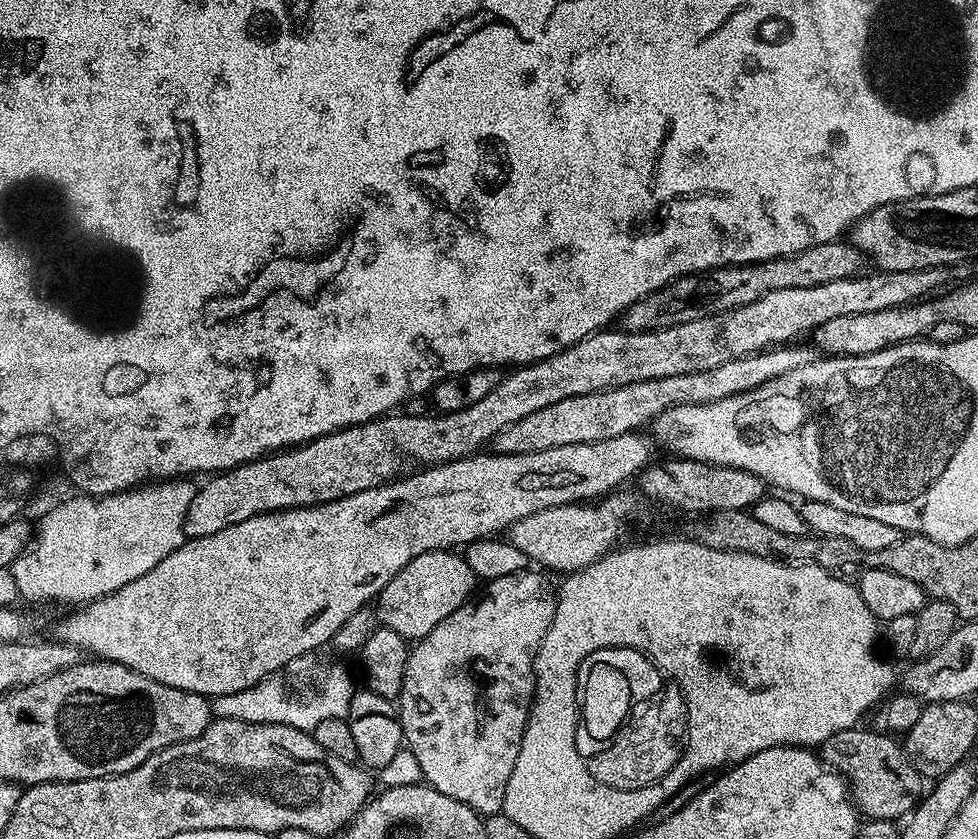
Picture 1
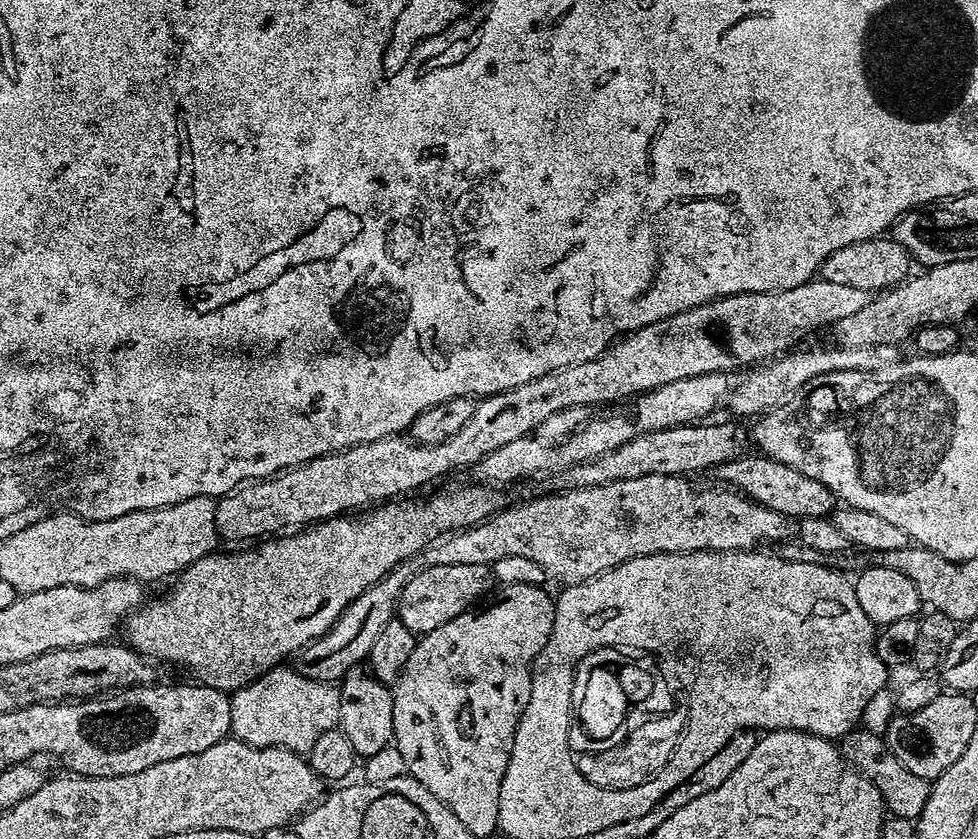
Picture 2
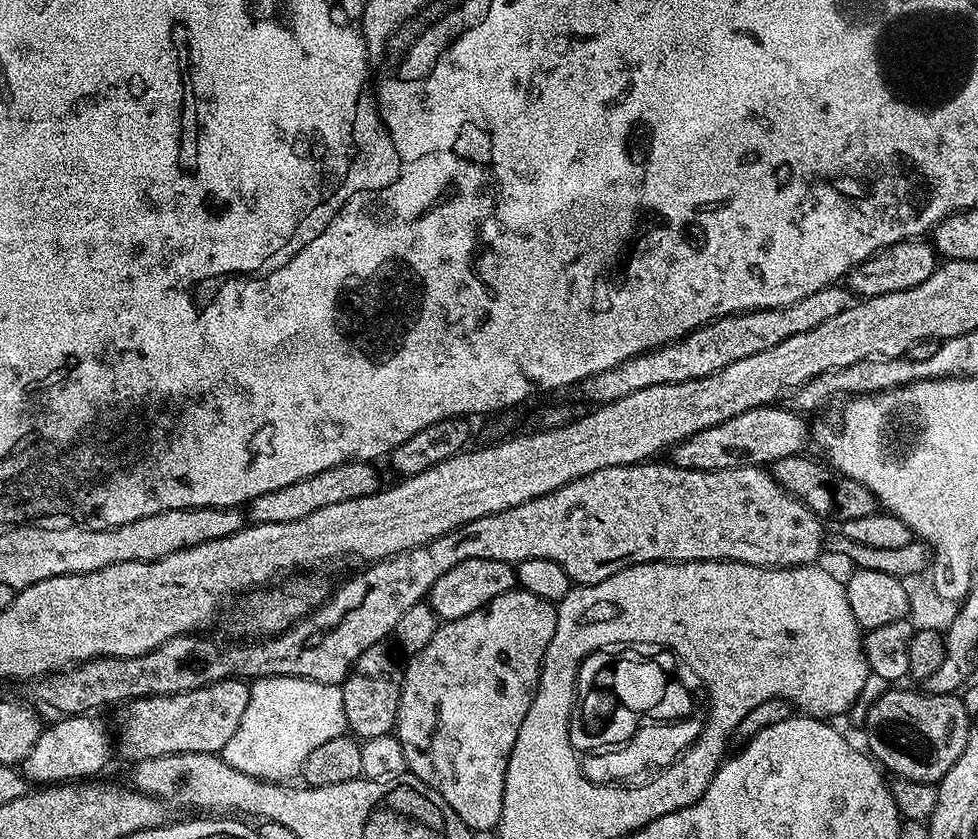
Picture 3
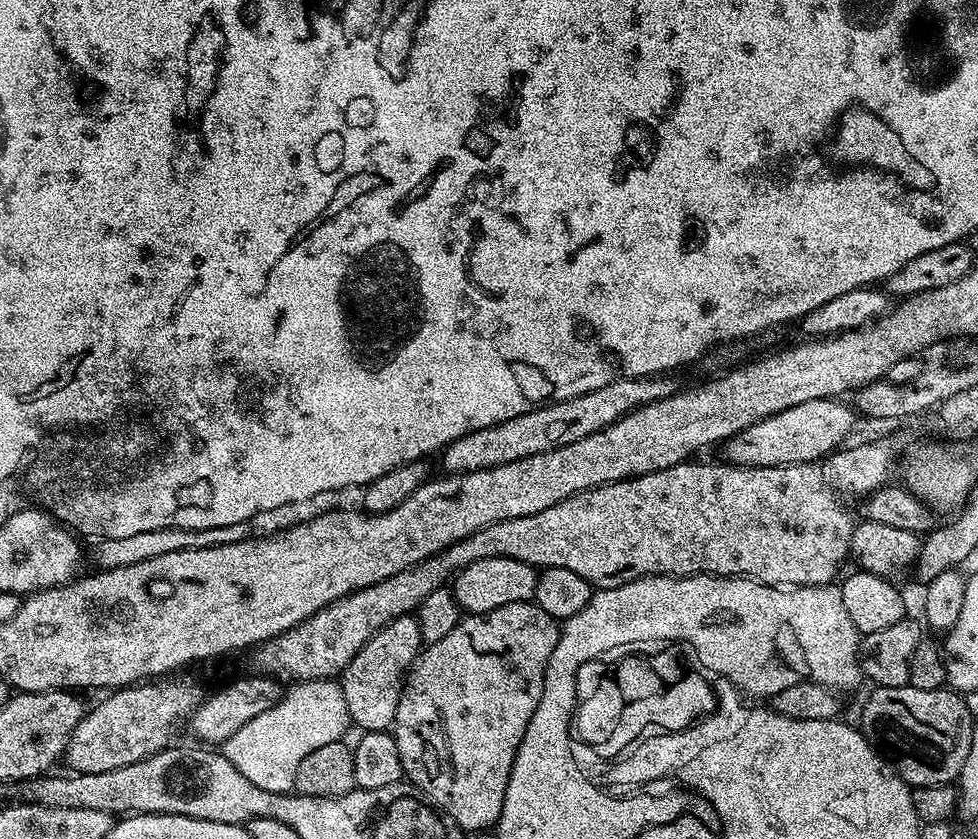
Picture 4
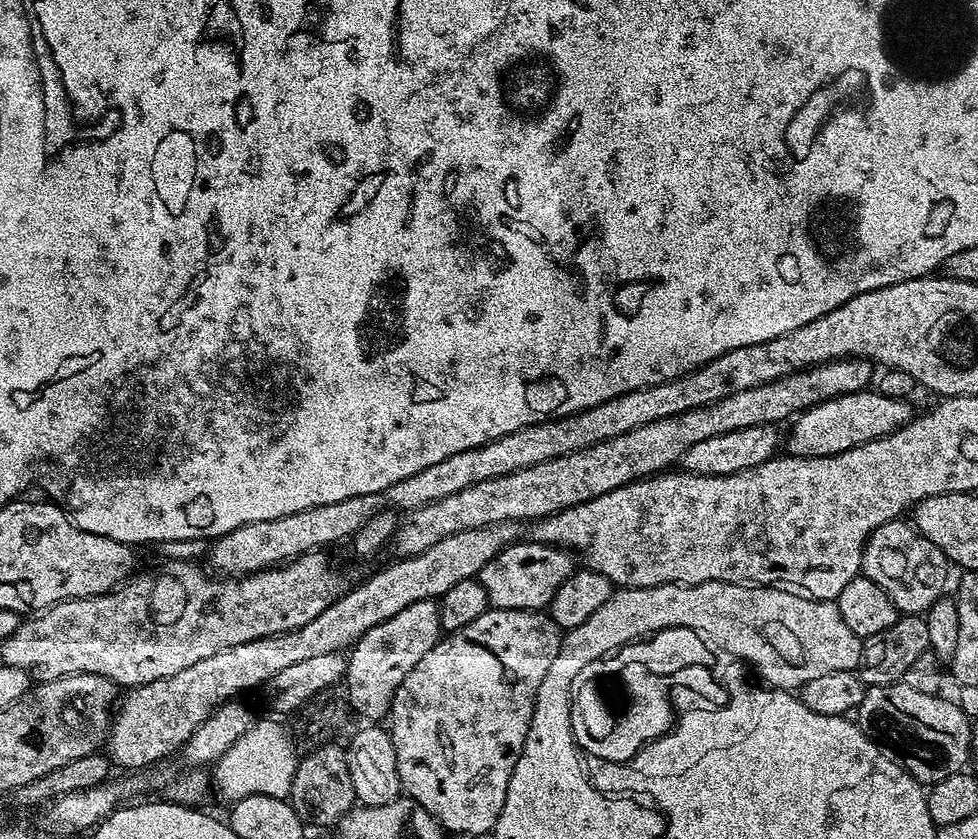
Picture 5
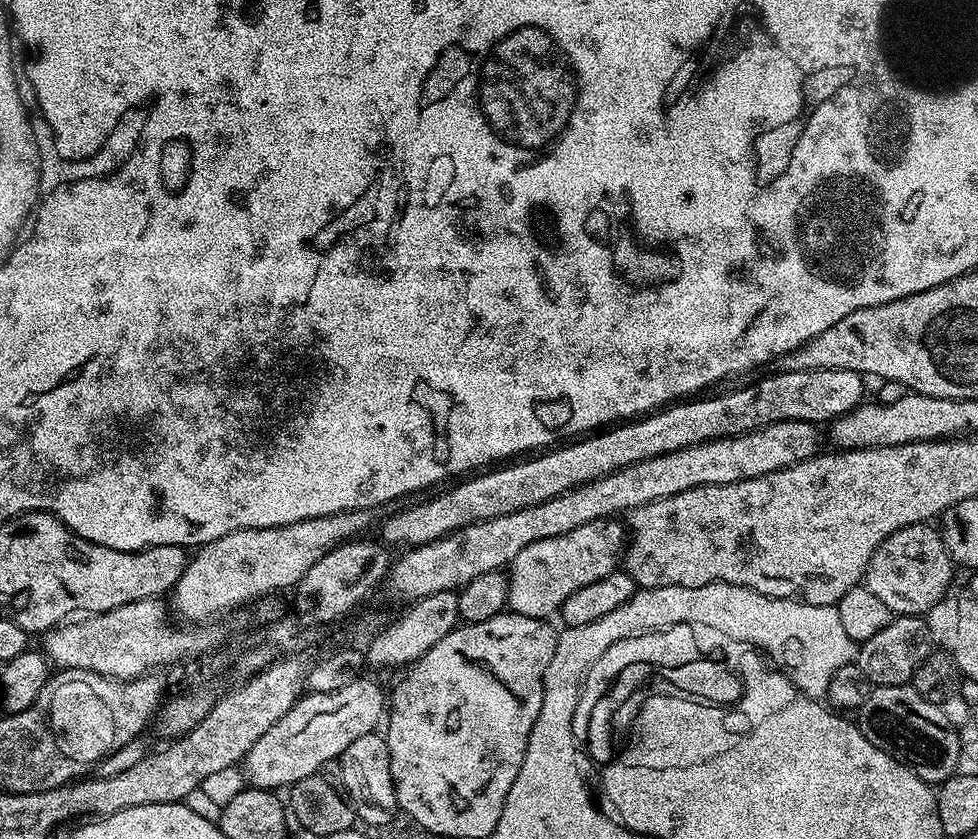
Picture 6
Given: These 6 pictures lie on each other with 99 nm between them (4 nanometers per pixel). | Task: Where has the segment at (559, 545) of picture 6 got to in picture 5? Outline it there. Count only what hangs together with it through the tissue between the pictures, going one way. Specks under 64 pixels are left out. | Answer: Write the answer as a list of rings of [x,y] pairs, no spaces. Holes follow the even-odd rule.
[[[517,542],[509,544],[493,560],[486,562],[478,579],[486,590],[486,598],[491,607],[535,612],[547,609],[558,586],[562,586],[562,582],[572,576],[572,560],[574,561],[573,553],[562,548],[553,548],[551,544]]]

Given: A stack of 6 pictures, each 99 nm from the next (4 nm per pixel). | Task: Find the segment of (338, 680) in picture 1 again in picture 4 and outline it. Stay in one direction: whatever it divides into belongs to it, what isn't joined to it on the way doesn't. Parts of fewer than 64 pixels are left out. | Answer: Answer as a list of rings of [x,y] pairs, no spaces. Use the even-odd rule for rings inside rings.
[[[299,681],[291,688],[281,695],[274,707],[246,722],[237,734],[225,741],[222,748],[224,755],[243,777],[249,778],[252,785],[271,793],[291,793],[295,789],[302,758],[330,742],[341,741],[351,725],[345,692],[339,681]]]

